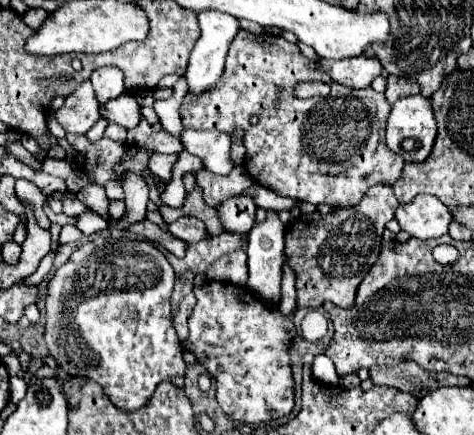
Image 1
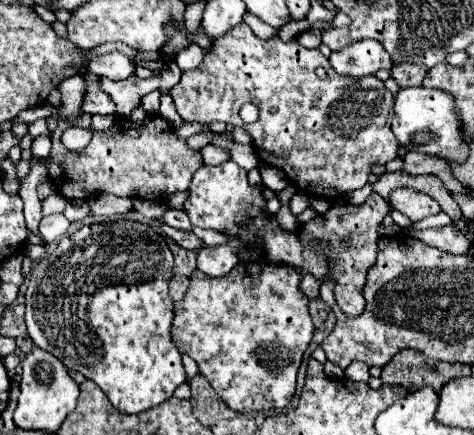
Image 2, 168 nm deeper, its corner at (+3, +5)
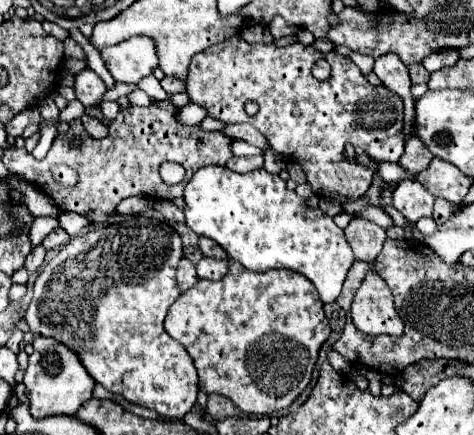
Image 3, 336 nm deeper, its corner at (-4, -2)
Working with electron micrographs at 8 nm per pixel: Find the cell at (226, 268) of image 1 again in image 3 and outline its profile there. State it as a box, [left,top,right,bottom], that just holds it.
[197,258,231,280]

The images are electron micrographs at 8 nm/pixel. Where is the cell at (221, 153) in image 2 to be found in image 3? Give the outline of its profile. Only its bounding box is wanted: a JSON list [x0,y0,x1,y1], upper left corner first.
[225,156,263,172]

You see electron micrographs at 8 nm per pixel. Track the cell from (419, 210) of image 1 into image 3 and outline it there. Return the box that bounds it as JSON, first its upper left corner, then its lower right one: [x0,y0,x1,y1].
[393,180,435,224]

